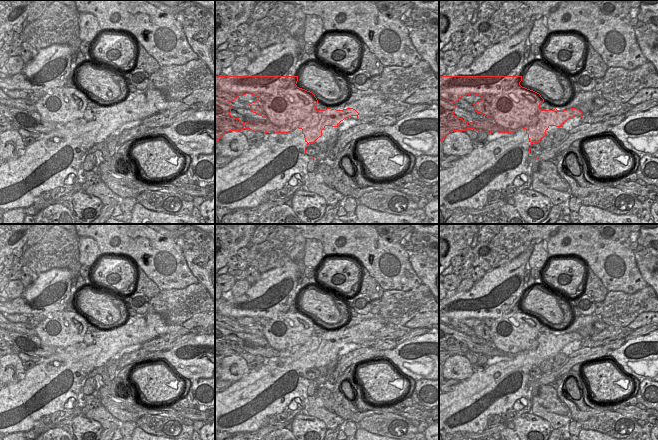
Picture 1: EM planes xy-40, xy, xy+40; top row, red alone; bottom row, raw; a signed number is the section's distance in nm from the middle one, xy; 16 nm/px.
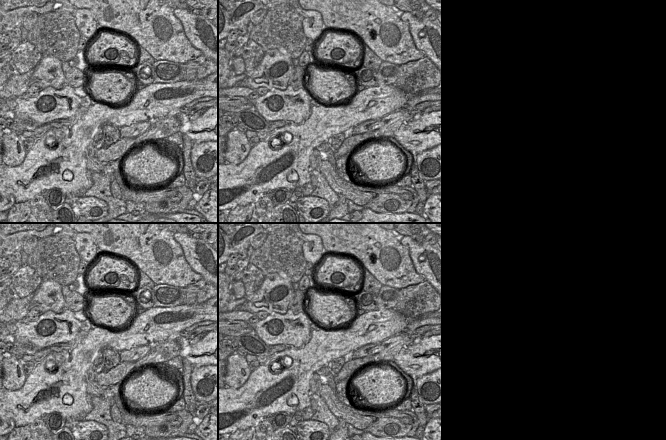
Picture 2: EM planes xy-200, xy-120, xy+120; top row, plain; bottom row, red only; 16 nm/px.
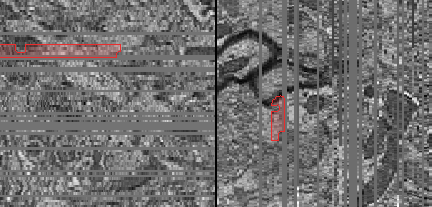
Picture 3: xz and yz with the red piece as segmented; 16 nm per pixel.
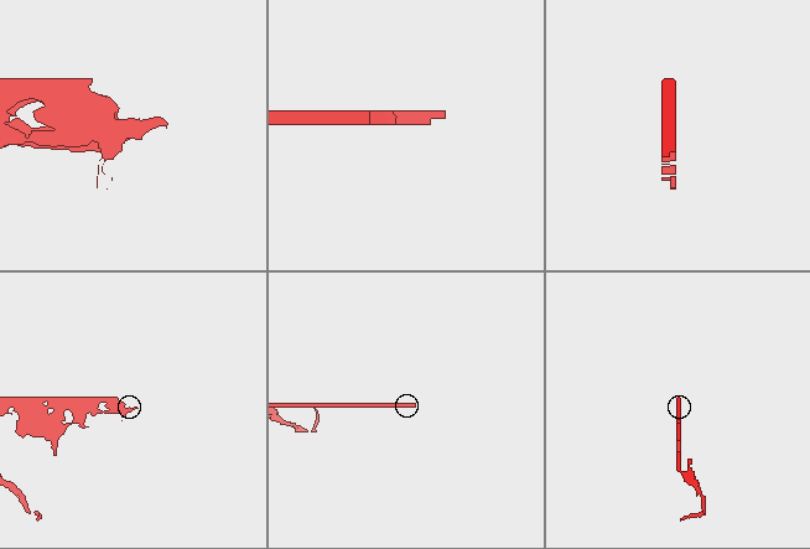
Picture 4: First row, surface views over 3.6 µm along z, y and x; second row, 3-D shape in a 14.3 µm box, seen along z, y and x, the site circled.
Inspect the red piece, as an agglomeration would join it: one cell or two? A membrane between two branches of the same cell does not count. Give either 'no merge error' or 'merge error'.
merge error

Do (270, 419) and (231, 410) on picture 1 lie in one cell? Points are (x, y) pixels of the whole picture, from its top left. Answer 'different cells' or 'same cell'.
different cells

